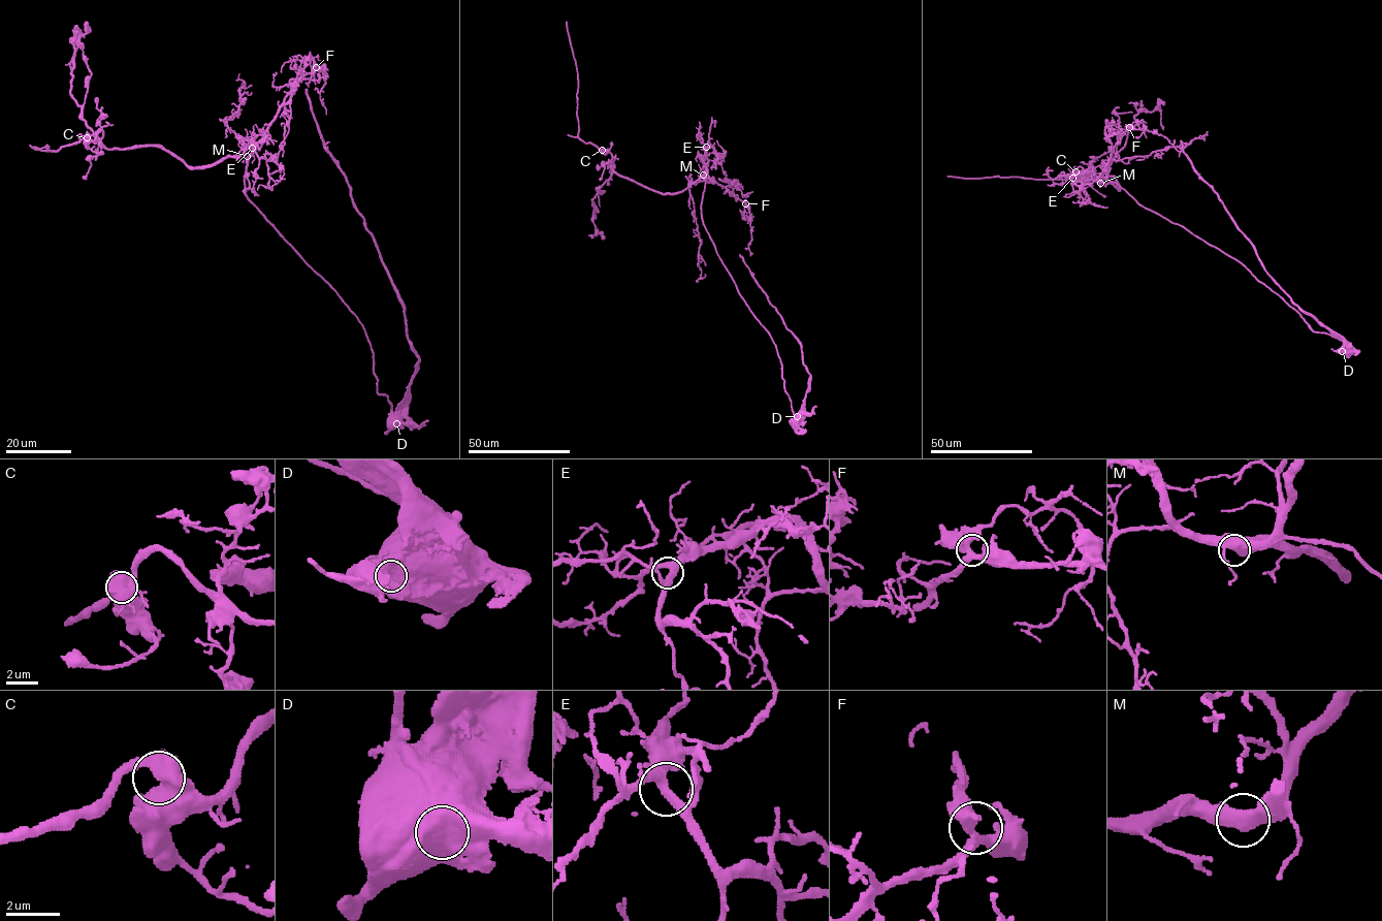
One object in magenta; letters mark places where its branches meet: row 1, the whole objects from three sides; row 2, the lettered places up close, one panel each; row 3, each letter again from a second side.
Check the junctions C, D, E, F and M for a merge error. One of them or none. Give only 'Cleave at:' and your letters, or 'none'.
Cleave at: D

